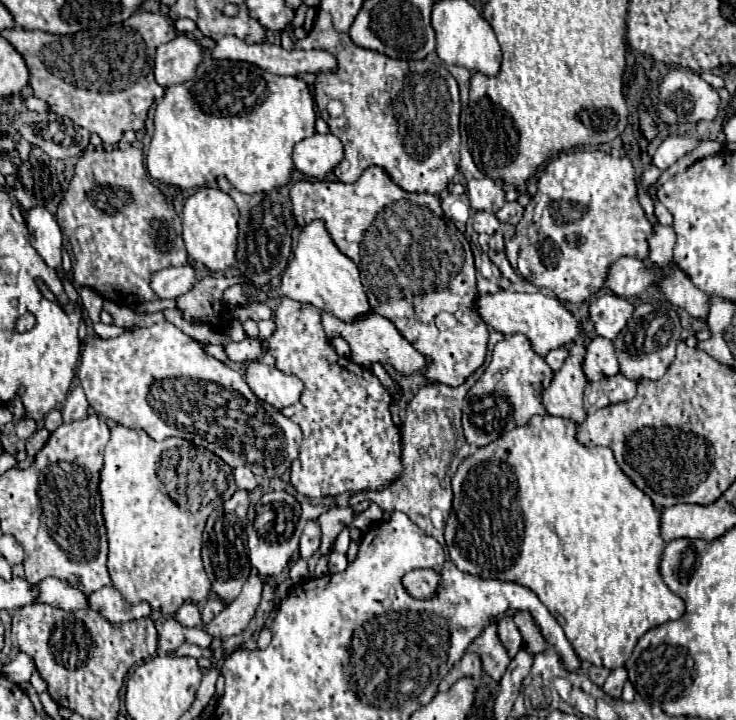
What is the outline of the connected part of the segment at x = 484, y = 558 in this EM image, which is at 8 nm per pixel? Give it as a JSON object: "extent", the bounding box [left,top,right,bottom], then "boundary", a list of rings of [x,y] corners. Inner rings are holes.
{"extent":[445,416,685,670],"boundary":[[[533,416],[529,424],[513,428],[511,432],[503,434],[495,442],[479,448],[473,456],[467,456],[459,464],[453,476],[455,522],[447,522],[445,542],[447,542],[449,558],[455,562],[459,570],[481,576],[481,578],[499,578],[499,580],[517,582],[533,590],[537,598],[547,606],[547,610],[559,618],[559,624],[565,630],[567,640],[571,642],[571,646],[575,648],[575,654],[581,660],[615,670],[615,668],[621,668],[629,660],[637,640],[647,630],[659,624],[665,624],[667,620],[679,620],[685,612],[685,604],[677,594],[673,594],[667,588],[667,584],[663,582],[659,574],[659,564],[661,564],[661,556],[665,548],[665,542],[661,538],[661,512],[657,510],[657,506],[653,506],[653,500],[643,490],[637,490],[637,486],[629,482],[629,476],[617,466],[617,460],[613,458],[613,450],[605,446],[583,446],[581,442],[577,442],[575,436],[577,436],[575,422],[569,422],[565,418],[555,418],[555,416]]]}

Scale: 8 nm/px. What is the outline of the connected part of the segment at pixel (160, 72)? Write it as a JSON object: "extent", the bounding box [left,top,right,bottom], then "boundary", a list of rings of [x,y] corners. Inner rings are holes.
{"extent":[155,34,201,88],"boundary":[[[179,34],[167,44],[161,44],[155,54],[155,80],[165,88],[187,82],[197,72],[201,62],[199,52],[201,46],[187,34]]]}

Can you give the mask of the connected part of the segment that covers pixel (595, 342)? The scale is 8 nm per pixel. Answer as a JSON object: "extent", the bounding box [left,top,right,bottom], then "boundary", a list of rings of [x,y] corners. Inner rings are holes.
{"extent":[583,338,619,382],"boundary":[[[593,338],[585,348],[583,372],[589,382],[597,382],[603,376],[615,376],[619,372],[619,362],[613,350],[613,342],[607,338]]]}

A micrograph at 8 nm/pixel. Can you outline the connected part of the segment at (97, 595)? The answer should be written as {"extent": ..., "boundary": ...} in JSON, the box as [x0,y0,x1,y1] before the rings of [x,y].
{"extent":[89,586,152,624],"boundary":[[[103,586],[101,590],[93,592],[93,594],[89,596],[89,608],[97,610],[103,618],[107,618],[107,620],[113,622],[113,624],[148,617],[152,611],[146,602],[135,606],[127,604],[127,602],[121,598],[119,590],[115,590],[113,586]]]}

